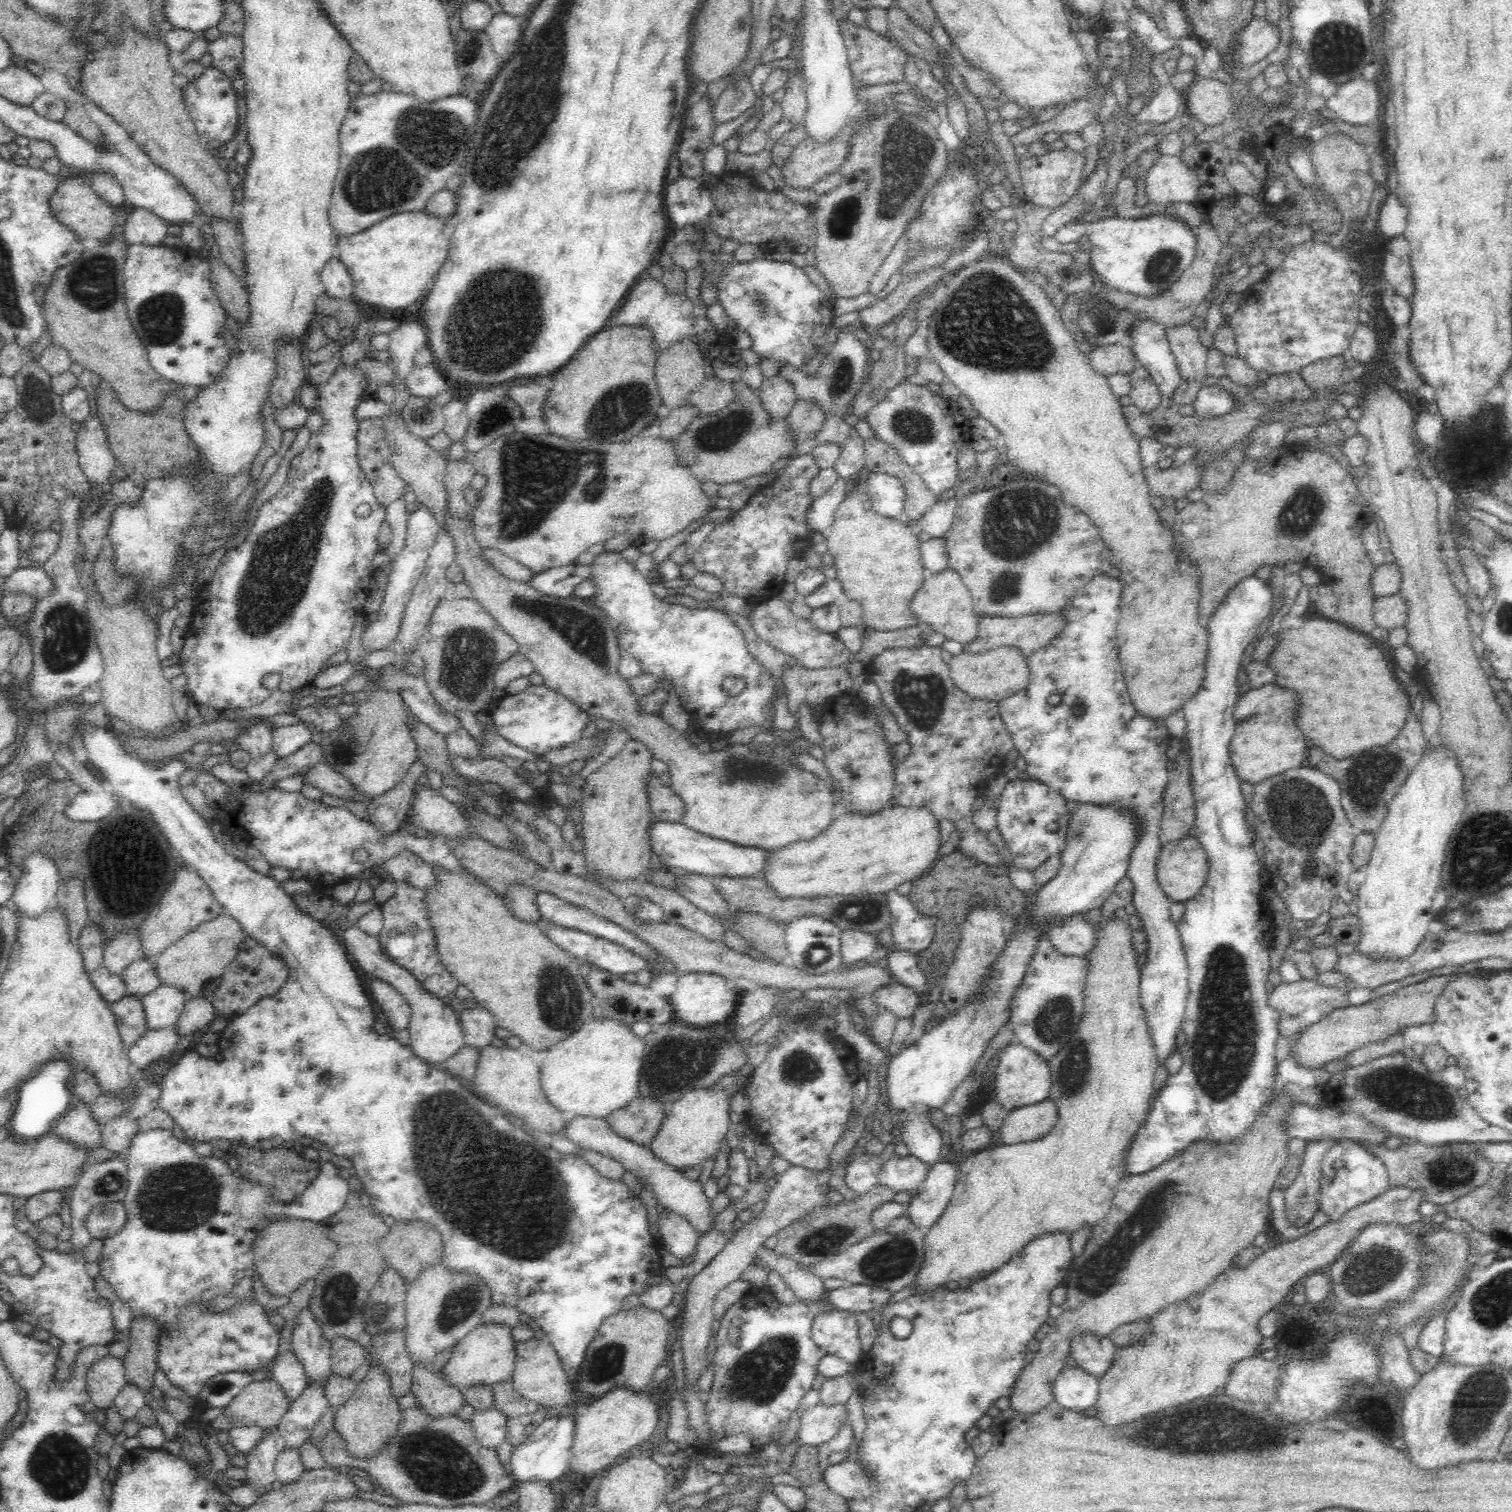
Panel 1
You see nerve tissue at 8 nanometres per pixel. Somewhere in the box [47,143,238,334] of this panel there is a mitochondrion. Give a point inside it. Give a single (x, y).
(94, 283)

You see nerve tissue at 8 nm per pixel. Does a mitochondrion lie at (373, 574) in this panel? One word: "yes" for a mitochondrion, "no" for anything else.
no

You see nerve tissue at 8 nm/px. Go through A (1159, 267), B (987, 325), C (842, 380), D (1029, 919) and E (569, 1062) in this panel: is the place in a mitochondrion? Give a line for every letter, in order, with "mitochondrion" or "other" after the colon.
A: mitochondrion
B: mitochondrion
C: mitochondrion
D: other
E: other

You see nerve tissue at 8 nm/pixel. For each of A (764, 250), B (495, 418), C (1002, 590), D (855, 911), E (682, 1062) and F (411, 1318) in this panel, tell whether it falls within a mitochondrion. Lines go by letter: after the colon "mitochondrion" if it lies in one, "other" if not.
A: other
B: mitochondrion
C: mitochondrion
D: mitochondrion
E: mitochondrion
F: other

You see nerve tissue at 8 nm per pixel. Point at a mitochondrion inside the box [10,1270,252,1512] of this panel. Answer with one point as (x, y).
(59, 1465)

